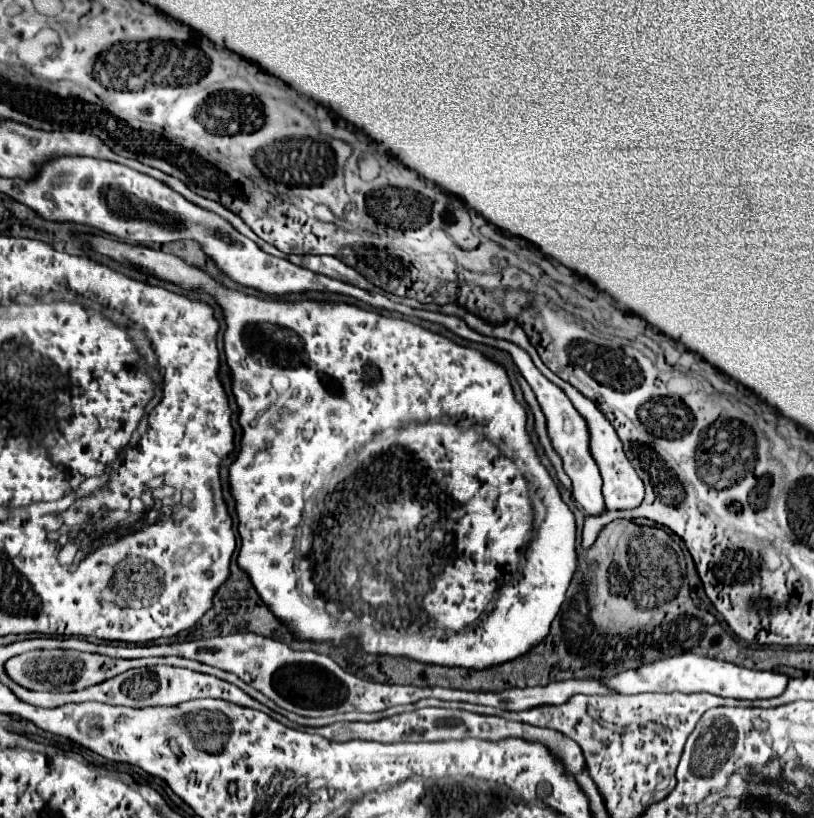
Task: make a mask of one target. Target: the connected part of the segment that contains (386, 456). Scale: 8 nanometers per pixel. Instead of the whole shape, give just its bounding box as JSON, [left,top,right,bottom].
[87,236,577,670]

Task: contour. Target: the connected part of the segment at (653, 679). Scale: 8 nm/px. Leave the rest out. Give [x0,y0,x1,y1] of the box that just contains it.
[603,652,789,700]

